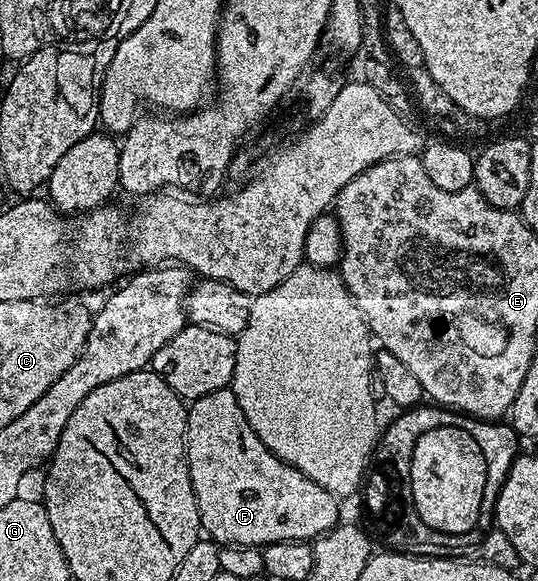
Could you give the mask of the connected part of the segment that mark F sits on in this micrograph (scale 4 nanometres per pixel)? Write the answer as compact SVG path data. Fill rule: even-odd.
M227 388L225 390L217 390L216 392L208 392L208 396L200 396L193 399L189 403L186 411L186 459L190 465L190 475L192 476L192 488L196 492L196 500L198 501L198 511L200 512L200 520L202 521L202 530L205 531L213 541L227 546L271 546L277 542L306 542L322 537L329 530L339 525L338 506L339 499L335 498L324 488L320 488L320 484L316 484L312 480L308 480L308 476L304 476L304 472L300 472L296 468L292 468L284 460L280 460L270 451L264 444L264 440L260 440L260 436L256 436L256 432L252 432L252 428L248 424L248 420L244 416L244 412L240 412L240 408L236 404L236 396L233 390Z

